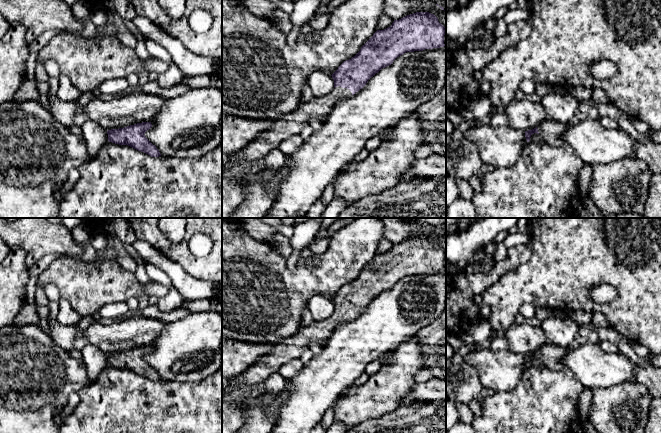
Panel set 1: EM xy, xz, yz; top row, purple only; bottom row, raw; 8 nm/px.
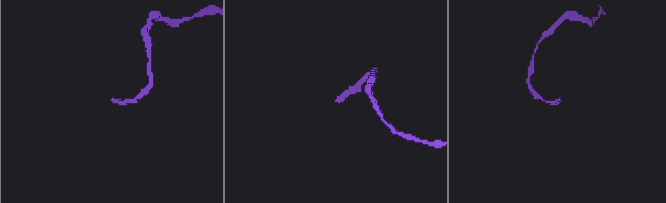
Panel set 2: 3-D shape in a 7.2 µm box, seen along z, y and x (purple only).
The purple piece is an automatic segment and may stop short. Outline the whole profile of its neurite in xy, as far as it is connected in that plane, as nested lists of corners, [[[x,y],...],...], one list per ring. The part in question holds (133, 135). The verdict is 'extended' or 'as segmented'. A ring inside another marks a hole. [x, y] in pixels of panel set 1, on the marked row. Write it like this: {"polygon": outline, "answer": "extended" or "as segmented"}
{"polygon": [[[142,122],[124,128],[111,129],[107,131],[108,141],[119,145],[128,145],[151,157],[159,157],[161,156],[159,150],[144,135],[151,127],[151,122]]], "answer": "as segmented"}

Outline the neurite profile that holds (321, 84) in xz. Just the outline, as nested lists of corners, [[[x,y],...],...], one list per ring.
[[[315,71],[307,79],[314,98],[320,98],[330,94],[334,88],[334,80],[331,75]]]

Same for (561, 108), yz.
[[[550,92],[541,98],[548,118],[565,125],[575,121],[575,111],[581,102],[570,94],[557,92]]]

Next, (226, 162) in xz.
[[[222,154],[222,175],[225,171],[232,168],[236,163],[229,159],[228,155]]]

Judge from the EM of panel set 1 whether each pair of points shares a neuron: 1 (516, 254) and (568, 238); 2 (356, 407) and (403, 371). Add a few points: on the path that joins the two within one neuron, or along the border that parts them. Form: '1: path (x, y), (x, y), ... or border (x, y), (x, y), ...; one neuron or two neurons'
1: border (531, 247), (531, 256), (517, 268); two neurons
2: path (368, 398), (372, 394), (380, 394), (391, 383); one neuron

